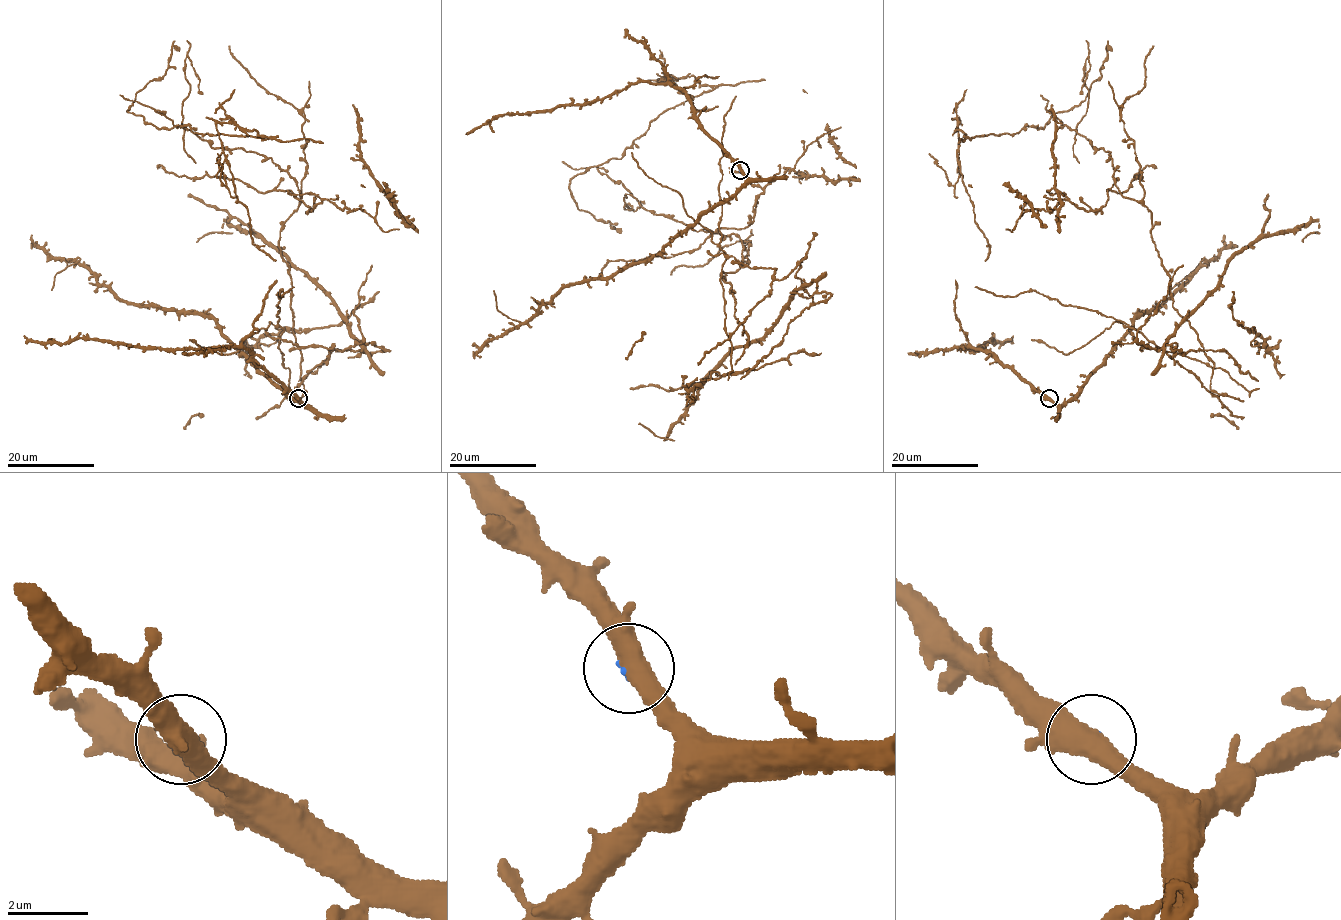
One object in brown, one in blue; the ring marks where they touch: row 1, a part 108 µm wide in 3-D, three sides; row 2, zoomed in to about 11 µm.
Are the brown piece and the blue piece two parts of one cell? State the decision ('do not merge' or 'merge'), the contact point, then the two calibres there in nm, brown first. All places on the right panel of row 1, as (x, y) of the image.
do not merge; at (1049, 398); 500 nm thick on the brown side, 60 nm on the other

